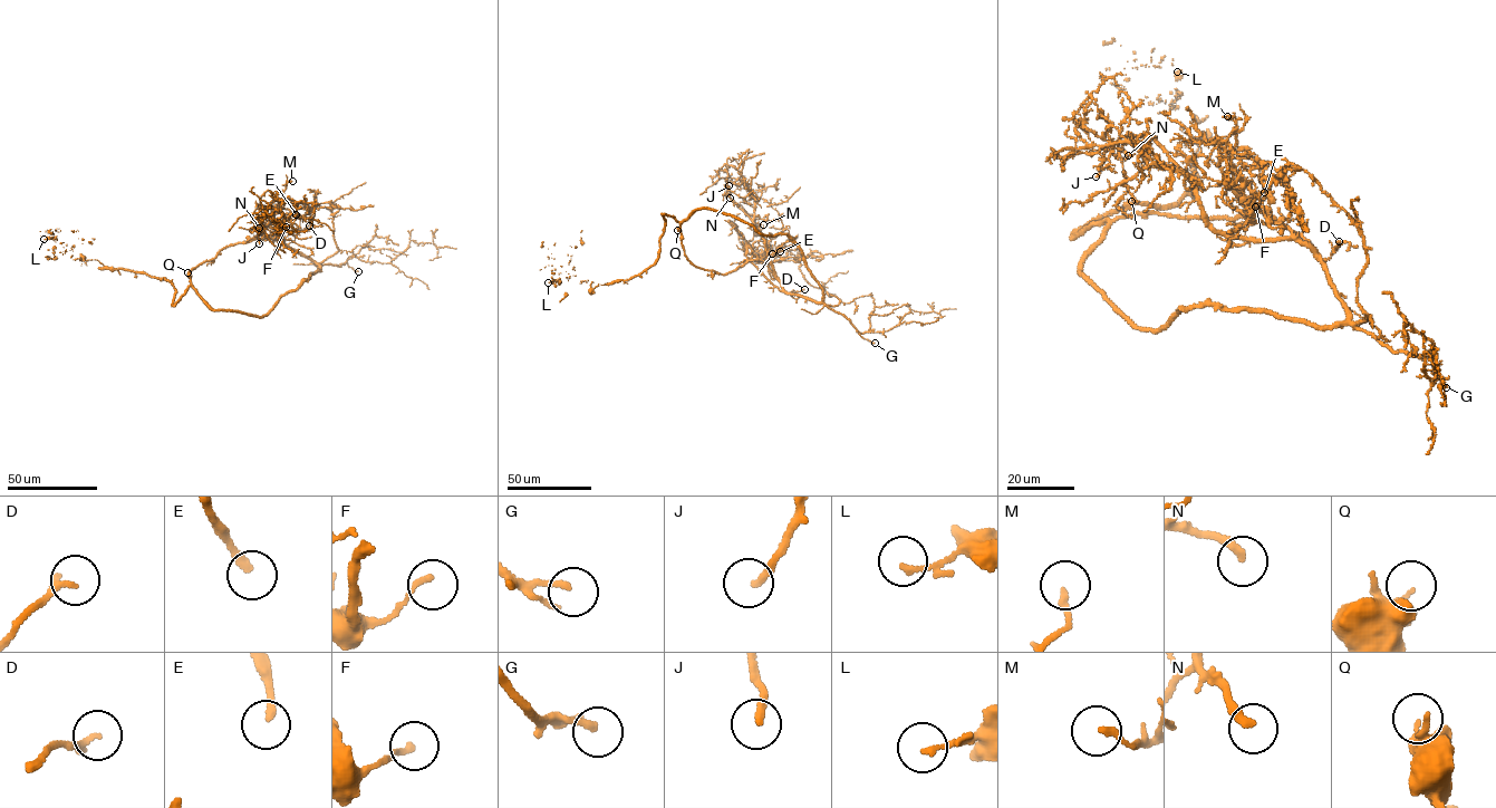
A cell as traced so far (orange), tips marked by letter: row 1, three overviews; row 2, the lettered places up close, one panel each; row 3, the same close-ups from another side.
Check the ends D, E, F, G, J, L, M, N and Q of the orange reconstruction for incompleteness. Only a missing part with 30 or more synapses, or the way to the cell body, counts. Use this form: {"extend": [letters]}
{"extend": ["E", "J"]}

